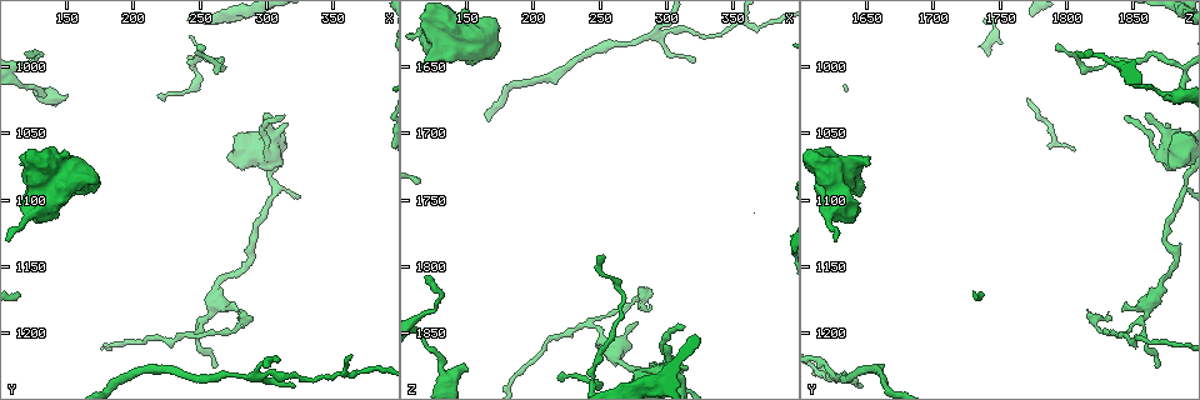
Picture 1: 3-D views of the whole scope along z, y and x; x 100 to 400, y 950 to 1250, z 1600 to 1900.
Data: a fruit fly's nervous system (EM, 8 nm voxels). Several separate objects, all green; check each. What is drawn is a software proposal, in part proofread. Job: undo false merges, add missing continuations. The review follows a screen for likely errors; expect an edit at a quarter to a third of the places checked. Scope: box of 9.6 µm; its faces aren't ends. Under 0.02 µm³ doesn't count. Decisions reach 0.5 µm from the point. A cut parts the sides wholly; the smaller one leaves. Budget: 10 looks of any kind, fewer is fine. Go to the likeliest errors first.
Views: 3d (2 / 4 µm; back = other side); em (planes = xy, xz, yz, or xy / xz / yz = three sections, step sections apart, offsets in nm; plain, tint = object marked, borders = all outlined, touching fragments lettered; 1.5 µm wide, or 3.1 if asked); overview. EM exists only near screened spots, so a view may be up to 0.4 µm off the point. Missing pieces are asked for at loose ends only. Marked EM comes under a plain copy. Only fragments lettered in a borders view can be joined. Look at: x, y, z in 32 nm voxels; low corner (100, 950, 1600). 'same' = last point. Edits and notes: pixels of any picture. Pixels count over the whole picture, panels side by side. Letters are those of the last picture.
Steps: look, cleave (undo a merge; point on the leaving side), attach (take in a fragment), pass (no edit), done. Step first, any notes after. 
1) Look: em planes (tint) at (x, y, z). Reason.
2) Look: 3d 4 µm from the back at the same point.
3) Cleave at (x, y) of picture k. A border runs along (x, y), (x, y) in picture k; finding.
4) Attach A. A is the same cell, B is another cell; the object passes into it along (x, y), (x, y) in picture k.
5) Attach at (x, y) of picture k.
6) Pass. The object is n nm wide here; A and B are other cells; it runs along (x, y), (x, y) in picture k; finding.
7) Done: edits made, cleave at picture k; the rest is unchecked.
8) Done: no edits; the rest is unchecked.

Look: 3d 4 µm from the back at (278, 1184, 1840). Free end.

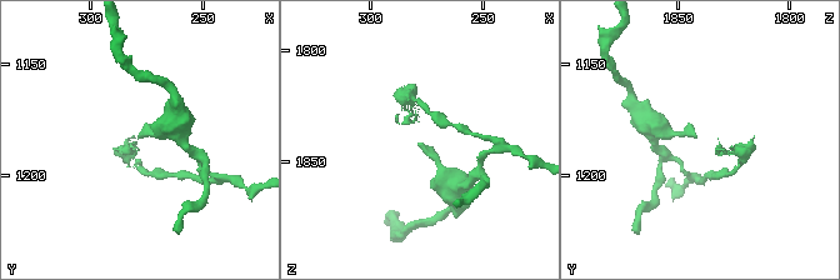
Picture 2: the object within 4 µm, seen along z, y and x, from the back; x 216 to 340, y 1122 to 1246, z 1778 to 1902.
Look: em planes (borders) at (277, 1182, 1840).

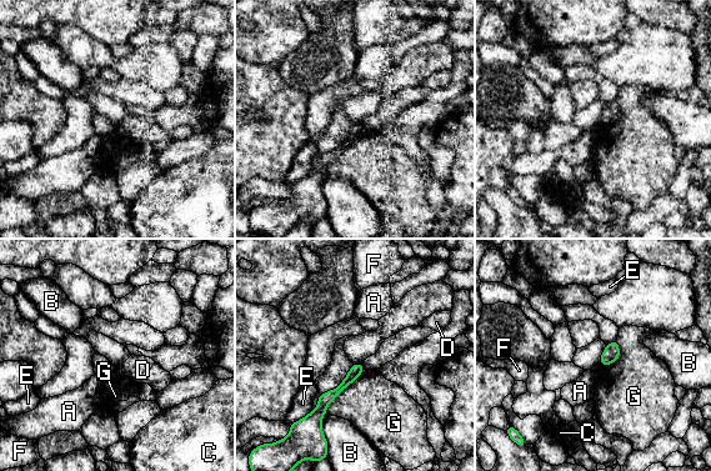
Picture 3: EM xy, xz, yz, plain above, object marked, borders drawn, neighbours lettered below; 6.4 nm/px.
Pass. A, B, C, D, E, F and G are other cells; a border runs along (361, 362), (365, 369) in picture 3; no lettered fragment goes on from it.

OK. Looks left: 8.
Look: em planes (borders) at (120, 990, 1808). Tapers out.

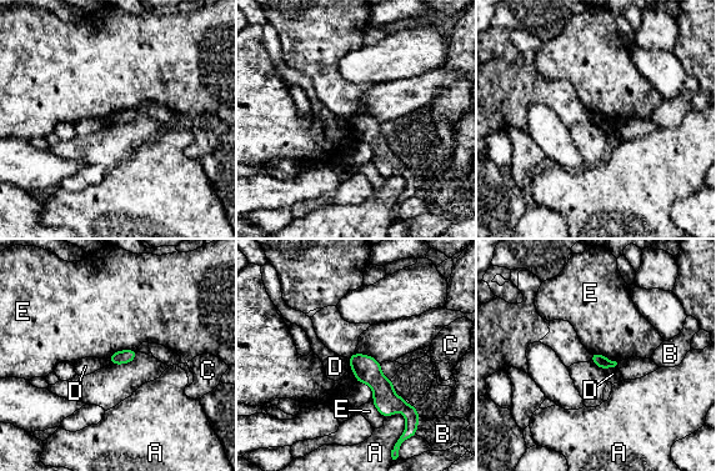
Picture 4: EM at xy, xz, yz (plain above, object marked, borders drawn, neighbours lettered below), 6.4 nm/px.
Pass. A, B, C, D and E are other cells; a border runs along (591, 352), (599, 352), (616, 362) in picture 4; none of them fits.

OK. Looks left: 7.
Look: 3d 2 µm from the back at (288, 1144, 1882). Abrupt turn.

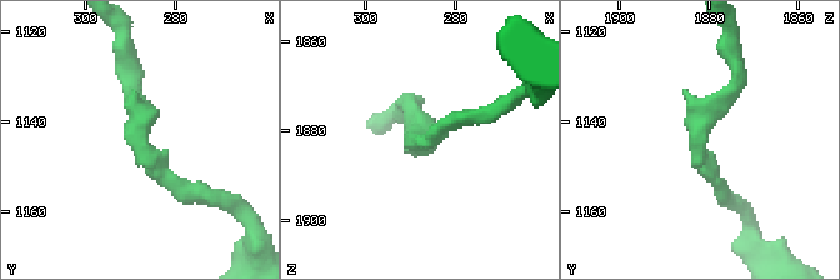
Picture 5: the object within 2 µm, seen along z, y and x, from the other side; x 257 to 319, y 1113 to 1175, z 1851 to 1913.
Look: em planes (tint) at (288, 1146, 1883). Need the tissue.

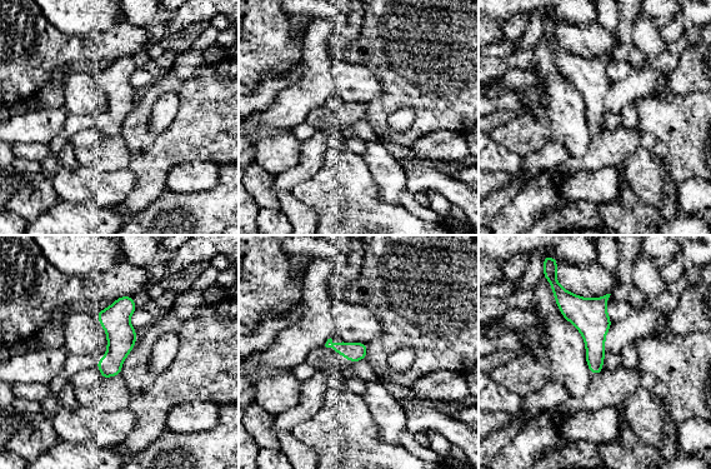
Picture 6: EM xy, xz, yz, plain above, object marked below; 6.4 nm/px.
Look: em planes (borders) at the same point.

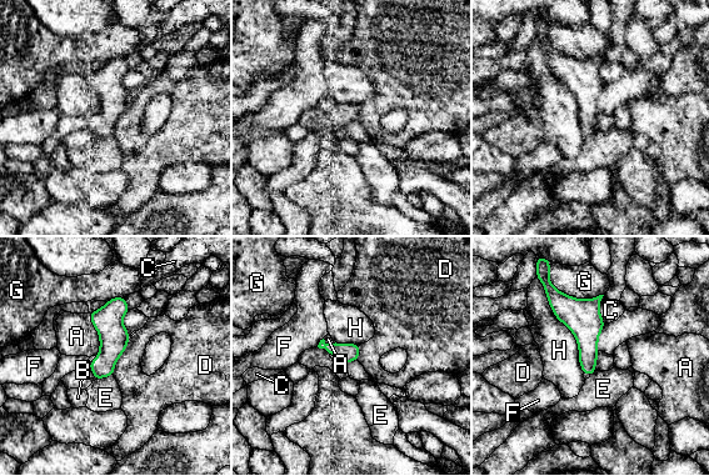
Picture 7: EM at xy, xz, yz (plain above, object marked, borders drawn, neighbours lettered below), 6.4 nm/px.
Pass. A, B, C, D, E, F, G and H are other cells; it runs along (121, 300), (98, 375) in picture 7; all the same cell.

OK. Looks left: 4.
Look: em xy step 4 (tint) at (132, 1018, 1870). Calibre changes.

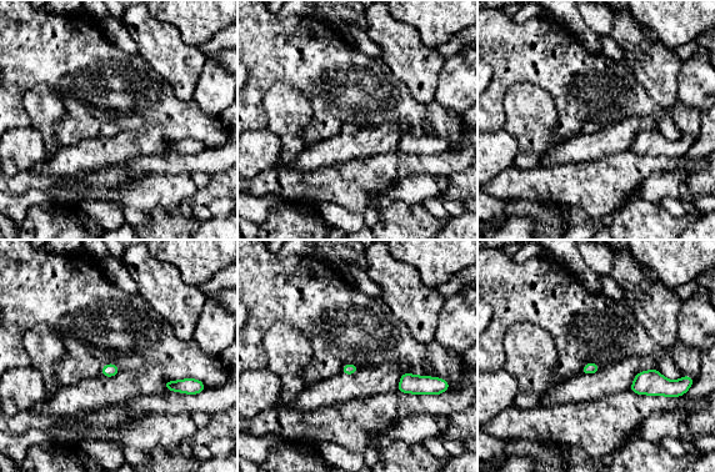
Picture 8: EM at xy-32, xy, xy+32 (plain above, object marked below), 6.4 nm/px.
Look: em planes (tint) at the same point. Another direction.

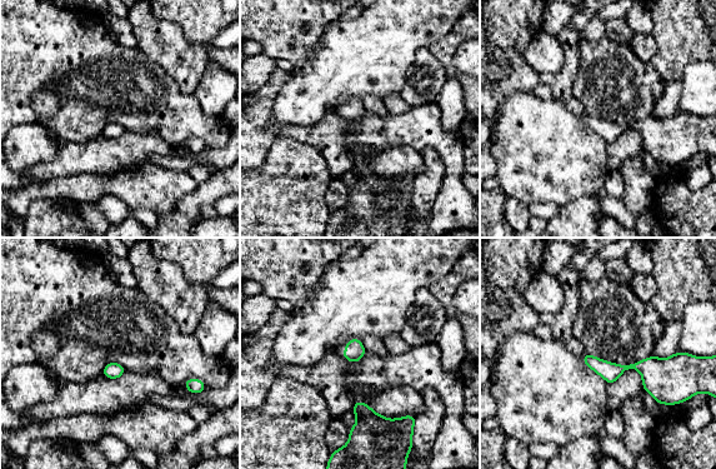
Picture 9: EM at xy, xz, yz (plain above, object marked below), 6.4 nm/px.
Look: em planes (borders) at the same point.

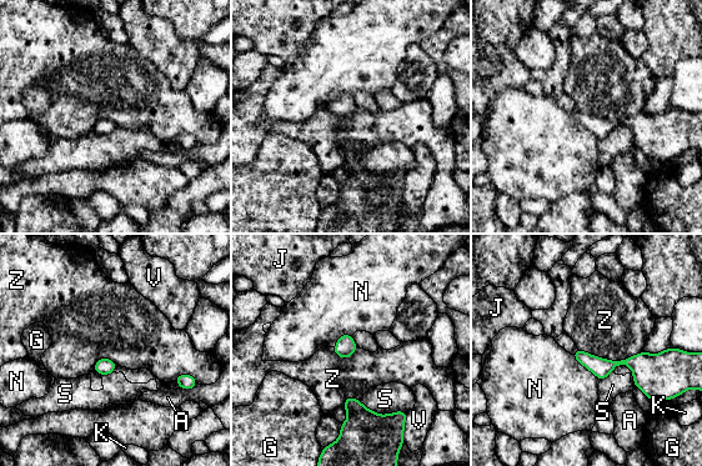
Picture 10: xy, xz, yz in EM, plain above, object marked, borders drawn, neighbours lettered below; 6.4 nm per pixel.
Pass. A, G, J, K, N, S, V and Z are other cells; a border runs along (577, 347), (611, 360), (643, 351) in picture 10; continuous, no second cell.

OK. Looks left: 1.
Done: no edits; the rest is unchecked.

